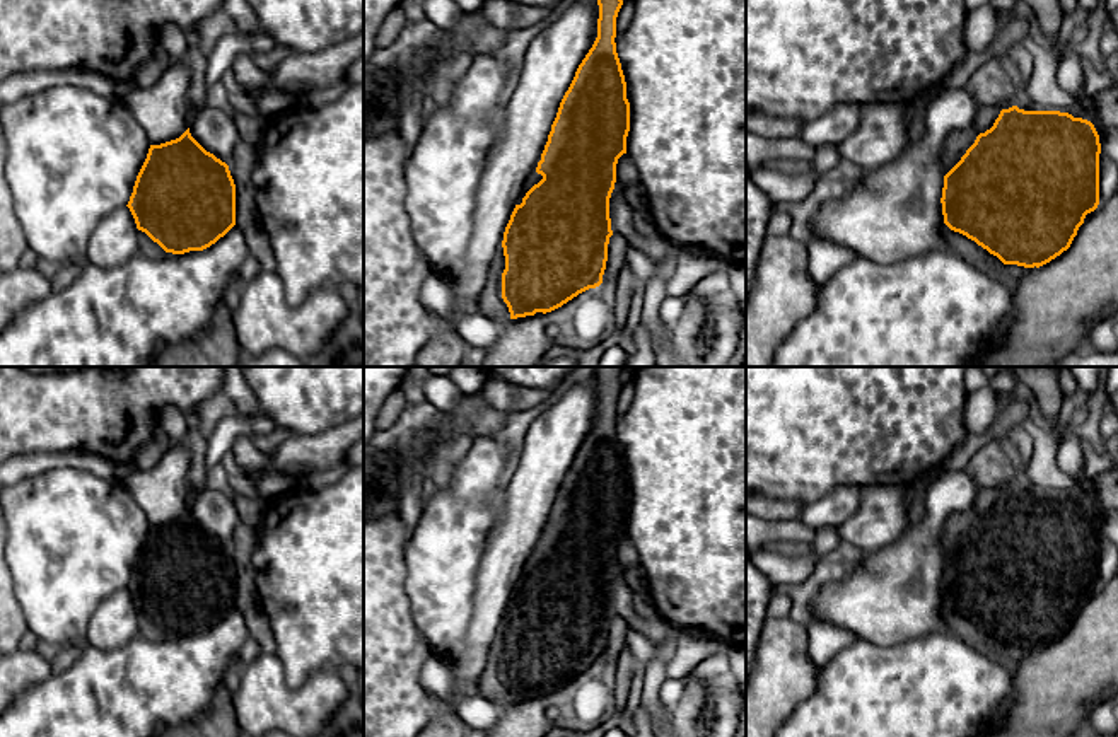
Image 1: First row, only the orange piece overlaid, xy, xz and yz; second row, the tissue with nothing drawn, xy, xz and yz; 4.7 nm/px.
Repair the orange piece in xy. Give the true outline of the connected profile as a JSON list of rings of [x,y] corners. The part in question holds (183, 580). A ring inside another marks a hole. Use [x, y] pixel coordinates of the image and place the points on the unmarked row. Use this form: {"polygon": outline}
{"polygon": [[[189,515],[150,527],[126,587],[138,611],[138,635],[162,641],[203,633],[236,607],[229,548]]]}

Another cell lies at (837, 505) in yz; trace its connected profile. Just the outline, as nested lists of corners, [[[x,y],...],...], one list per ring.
[[[836,486],[826,491],[819,500],[807,505],[799,519],[811,529],[836,527],[848,520],[860,507],[860,488]]]

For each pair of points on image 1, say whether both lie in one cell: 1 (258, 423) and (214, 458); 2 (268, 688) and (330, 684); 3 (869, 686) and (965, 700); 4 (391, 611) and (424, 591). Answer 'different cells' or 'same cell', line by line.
1: same cell
2: same cell
3: same cell
4: different cells

